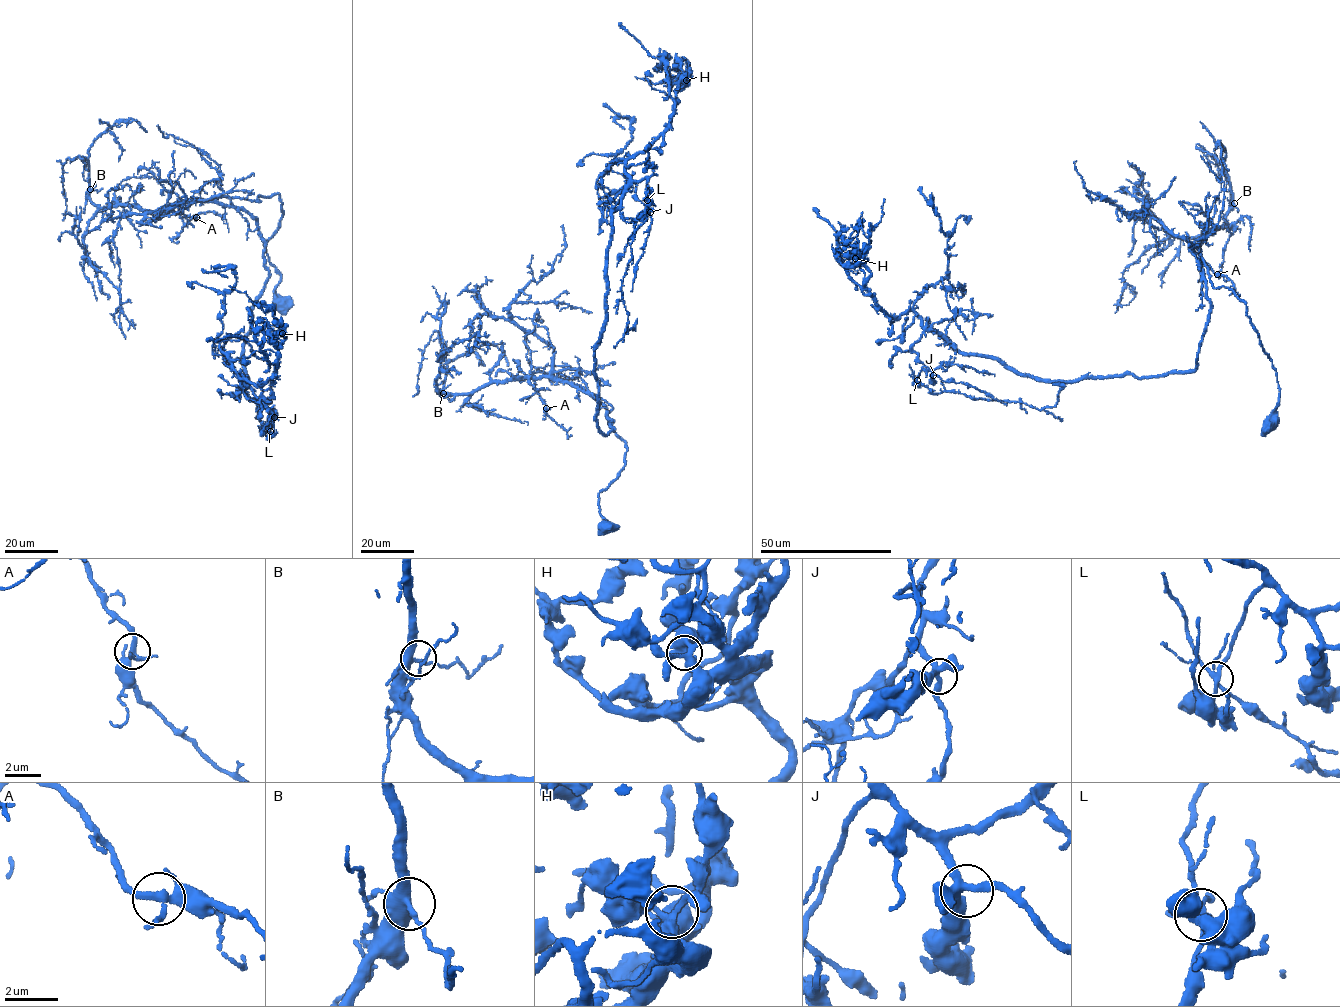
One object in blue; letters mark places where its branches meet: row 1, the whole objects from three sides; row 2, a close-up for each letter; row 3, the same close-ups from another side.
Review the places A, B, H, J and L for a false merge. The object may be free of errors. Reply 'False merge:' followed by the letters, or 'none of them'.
False merge: L

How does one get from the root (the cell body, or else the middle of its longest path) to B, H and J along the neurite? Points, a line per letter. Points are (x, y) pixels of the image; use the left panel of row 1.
B: (279, 303), (280, 273), (264, 244), (282, 214), (278, 194), (152, 211), (97, 207), (90, 189)
H: (279, 303), (280, 195), (218, 198), (255, 218), (269, 273), (237, 398), (275, 373), (282, 333)
J: (279, 303), (264, 243), (280, 195), (218, 198), (264, 244), (236, 396), (251, 388), (274, 417)

